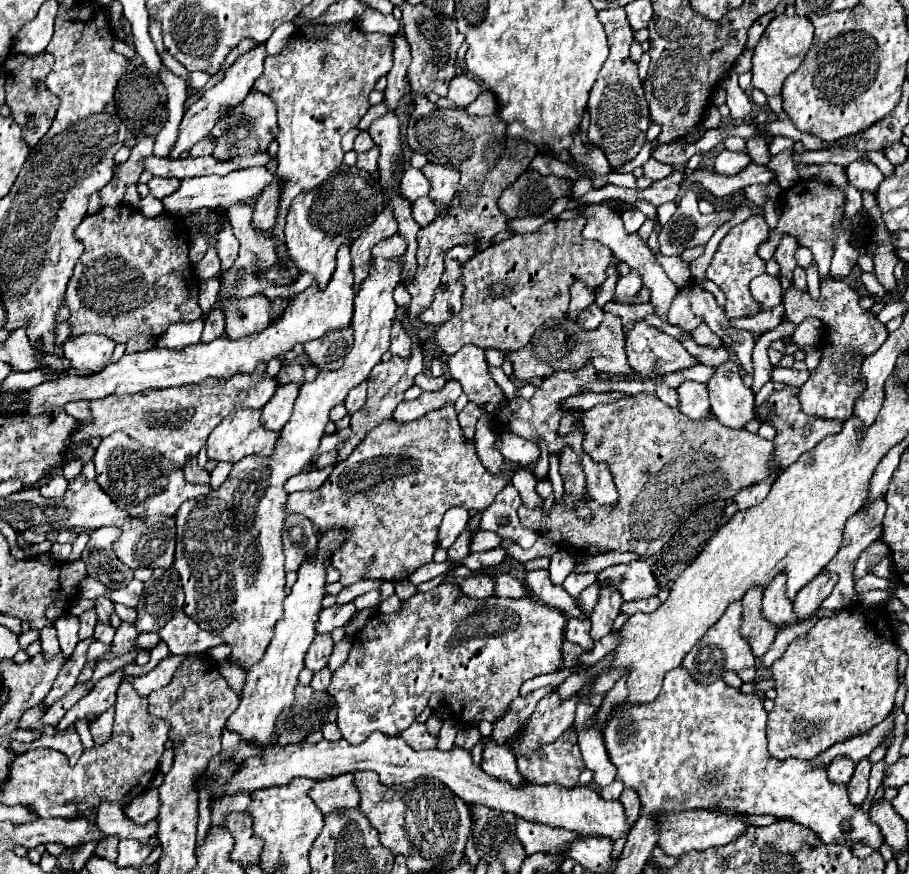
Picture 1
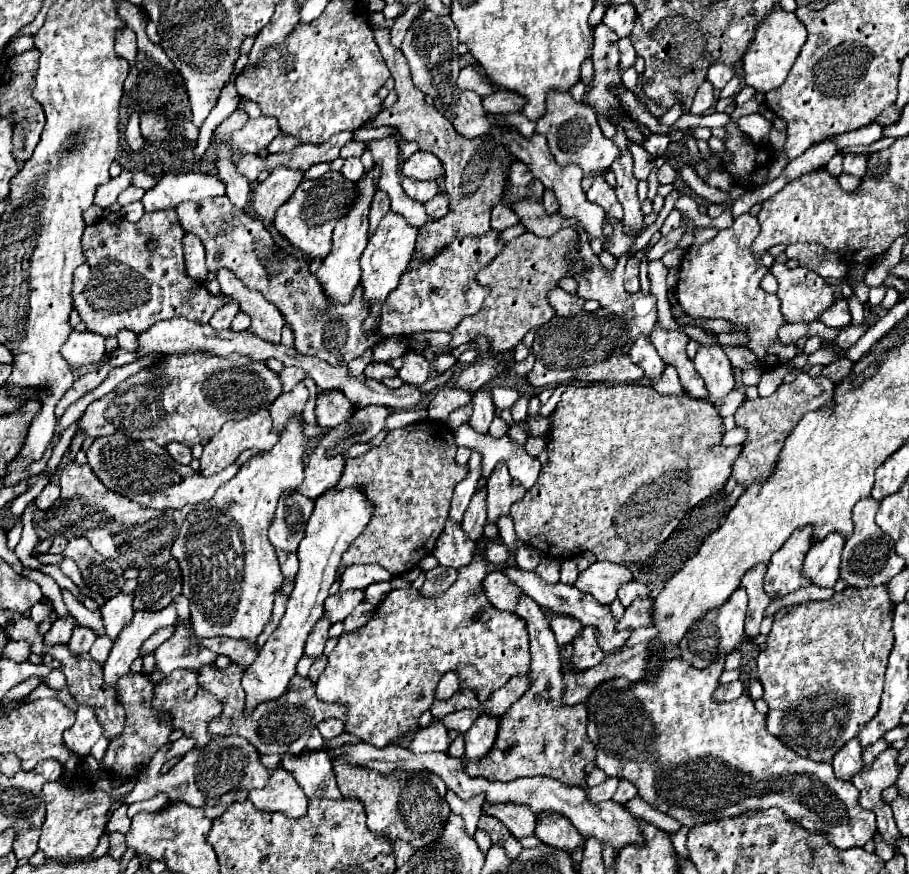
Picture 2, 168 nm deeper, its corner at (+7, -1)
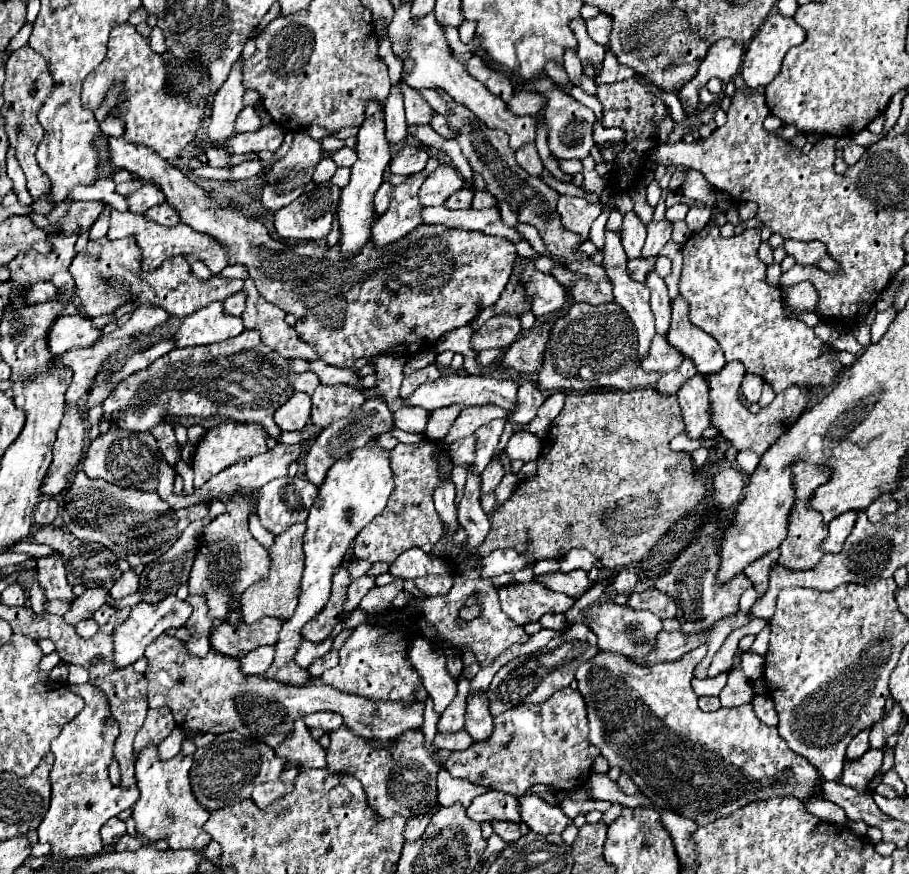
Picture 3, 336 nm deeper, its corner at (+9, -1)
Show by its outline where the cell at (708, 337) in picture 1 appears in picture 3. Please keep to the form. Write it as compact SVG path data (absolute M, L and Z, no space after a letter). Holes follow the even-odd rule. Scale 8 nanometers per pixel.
M684 357L684 363L682 363L676 371L666 373L666 375L658 381L656 389L658 389L658 393L662 393L662 395L676 395L678 389L680 389L690 377L694 377L696 373L698 373L698 371L696 371L696 367L694 367L694 361L690 361L690 357Z

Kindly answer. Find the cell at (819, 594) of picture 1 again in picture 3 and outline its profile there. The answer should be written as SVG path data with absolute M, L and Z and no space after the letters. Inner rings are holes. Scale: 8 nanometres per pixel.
M848 511L848 513L842 513L842 515L834 517L834 521L830 521L830 533L828 533L826 541L822 543L822 549L826 553L838 553L842 549L846 537L854 529L856 519L858 519L856 511Z

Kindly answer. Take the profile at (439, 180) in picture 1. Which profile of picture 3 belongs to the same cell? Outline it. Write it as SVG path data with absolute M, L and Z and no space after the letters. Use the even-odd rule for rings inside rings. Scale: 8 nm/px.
M406 143L402 149L398 149L390 159L390 171L398 175L414 175L420 173L426 167L428 153L424 147Z

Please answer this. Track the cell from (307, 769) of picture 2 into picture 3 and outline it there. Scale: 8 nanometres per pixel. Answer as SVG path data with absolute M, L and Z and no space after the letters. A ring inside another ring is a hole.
M298 719L294 723L294 729L286 735L286 739L274 749L278 757L290 761L290 763L300 763L304 767L326 767L326 753L320 747L316 739L310 737L308 727L304 725L304 719Z

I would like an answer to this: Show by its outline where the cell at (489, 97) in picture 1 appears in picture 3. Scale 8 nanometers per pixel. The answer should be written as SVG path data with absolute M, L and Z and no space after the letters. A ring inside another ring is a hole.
M522 91L512 97L508 109L514 111L516 115L538 115L544 111L544 105L546 105L544 95L538 95L534 91Z

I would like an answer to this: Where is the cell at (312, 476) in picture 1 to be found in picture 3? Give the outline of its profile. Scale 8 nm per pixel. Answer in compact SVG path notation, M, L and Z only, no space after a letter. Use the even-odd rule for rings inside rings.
M368 399L362 409L358 409L358 413L352 413L350 417L346 419L340 419L336 421L334 425L322 429L322 433L316 437L314 445L310 447L308 455L306 455L306 477L316 485L320 487L324 477L326 477L326 471L340 459L344 457L346 453L350 453L352 449L356 447L364 447L370 439L374 439L376 435L380 433L386 433L394 427L394 421L390 417L390 409L386 407L386 403L382 403L380 399Z

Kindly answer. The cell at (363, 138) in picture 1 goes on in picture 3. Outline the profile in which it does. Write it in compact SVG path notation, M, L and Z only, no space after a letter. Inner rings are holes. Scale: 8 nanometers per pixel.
M342 147L340 151L336 151L336 153L332 155L332 161L334 161L338 167L352 167L354 161L356 161L356 153L354 153L354 149Z

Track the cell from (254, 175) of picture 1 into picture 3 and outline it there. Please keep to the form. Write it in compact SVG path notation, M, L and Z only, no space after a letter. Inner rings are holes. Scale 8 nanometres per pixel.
M144 183L138 191L126 197L132 213L146 213L150 207L164 203L164 193L154 183Z

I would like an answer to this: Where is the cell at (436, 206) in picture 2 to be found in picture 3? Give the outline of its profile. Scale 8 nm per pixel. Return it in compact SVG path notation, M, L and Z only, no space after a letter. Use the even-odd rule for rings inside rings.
M464 187L458 193L454 193L450 197L450 201L446 201L448 209L470 209L472 207L472 199L474 199L474 189L472 187Z

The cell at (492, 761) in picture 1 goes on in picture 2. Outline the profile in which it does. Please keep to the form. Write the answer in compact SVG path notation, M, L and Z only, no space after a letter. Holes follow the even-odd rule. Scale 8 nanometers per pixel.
M482 715L466 733L466 753L468 761L482 759L494 745L498 733L498 721L492 715Z

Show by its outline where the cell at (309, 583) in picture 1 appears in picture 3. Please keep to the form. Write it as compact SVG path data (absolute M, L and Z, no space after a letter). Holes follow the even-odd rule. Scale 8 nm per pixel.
M370 439L370 443L362 449L350 451L344 459L338 459L328 469L326 479L320 487L320 495L314 507L310 509L310 517L306 521L308 525L308 531L304 535L306 569L302 577L300 601L294 617L284 623L280 631L280 641L274 645L276 647L274 665L286 665L286 661L294 659L294 653L302 641L300 629L316 613L320 613L320 609L324 609L330 597L334 569L344 561L344 555L348 553L358 531L386 509L388 497L392 493L394 493L394 479L390 469L390 457L388 457L388 451L378 445L376 439Z

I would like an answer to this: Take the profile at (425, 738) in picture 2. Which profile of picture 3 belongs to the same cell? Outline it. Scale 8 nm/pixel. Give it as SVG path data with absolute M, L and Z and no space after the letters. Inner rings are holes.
M462 729L456 733L436 733L434 745L438 749L448 749L448 751L464 751L470 745L474 745L474 739Z

